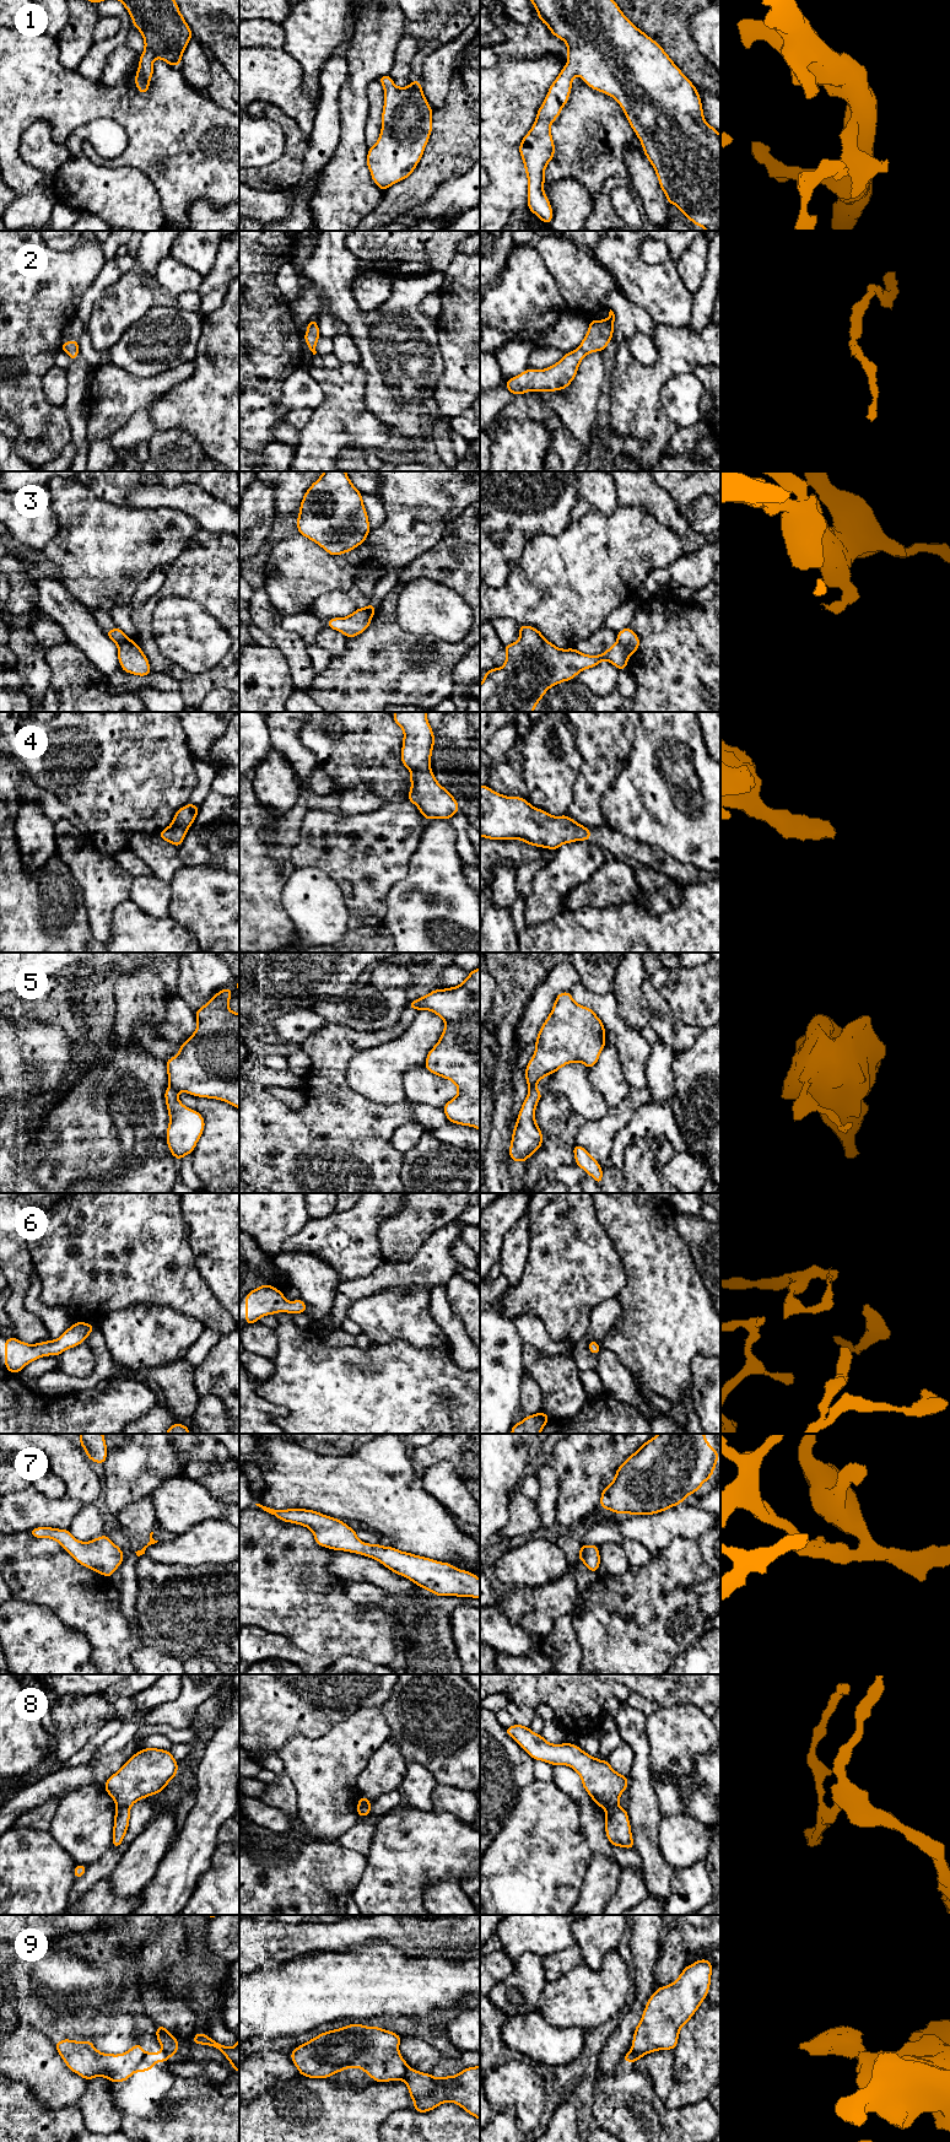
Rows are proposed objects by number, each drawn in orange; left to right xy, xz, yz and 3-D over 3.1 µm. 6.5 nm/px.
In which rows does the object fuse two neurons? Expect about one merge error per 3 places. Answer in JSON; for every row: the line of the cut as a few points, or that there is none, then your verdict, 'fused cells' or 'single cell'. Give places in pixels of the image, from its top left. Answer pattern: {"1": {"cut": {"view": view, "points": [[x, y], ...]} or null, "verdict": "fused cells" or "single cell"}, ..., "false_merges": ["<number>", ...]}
{"1": {"cut": null, "verdict": "single cell"}, "2": {"cut": null, "verdict": "single cell"}, "3": {"cut": {"view": "yz", "points": [[617, 641], [629, 656]]}, "verdict": "fused cells"}, "4": {"cut": null, "verdict": "single cell"}, "5": {"cut": {"view": "xy", "points": [[169, 1085], [177, 1091]]}, "verdict": "fused cells"}, "6": {"cut": null, "verdict": "single cell"}, "7": {"cut": null, "verdict": "single cell"}, "8": {"cut": {"view": "xy", "points": [[117, 1806], [129, 1807]]}, "verdict": "fused cells"}, "9": {"cut": {"view": "xz", "points": [[409, 2067], [403, 2078]]}, "verdict": "fused cells"}, "false_merges": ["3", "5", "8", "9"]}

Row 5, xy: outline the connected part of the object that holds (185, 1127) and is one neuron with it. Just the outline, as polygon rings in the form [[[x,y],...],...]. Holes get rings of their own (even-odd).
[[[168,1086],[164,1091],[169,1124],[166,1138],[171,1154],[179,1161],[194,1151],[200,1139],[205,1121],[195,1110],[184,1106],[178,1099],[178,1091]]]

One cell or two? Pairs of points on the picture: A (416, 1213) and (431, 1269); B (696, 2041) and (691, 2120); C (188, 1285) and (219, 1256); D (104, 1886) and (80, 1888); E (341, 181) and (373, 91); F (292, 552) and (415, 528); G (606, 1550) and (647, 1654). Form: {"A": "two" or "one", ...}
{"A": "two", "B": "two", "C": "two", "D": "two", "E": "two", "F": "one", "G": "two"}

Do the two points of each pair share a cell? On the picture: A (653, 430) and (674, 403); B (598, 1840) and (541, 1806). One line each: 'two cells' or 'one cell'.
A: two cells
B: two cells

